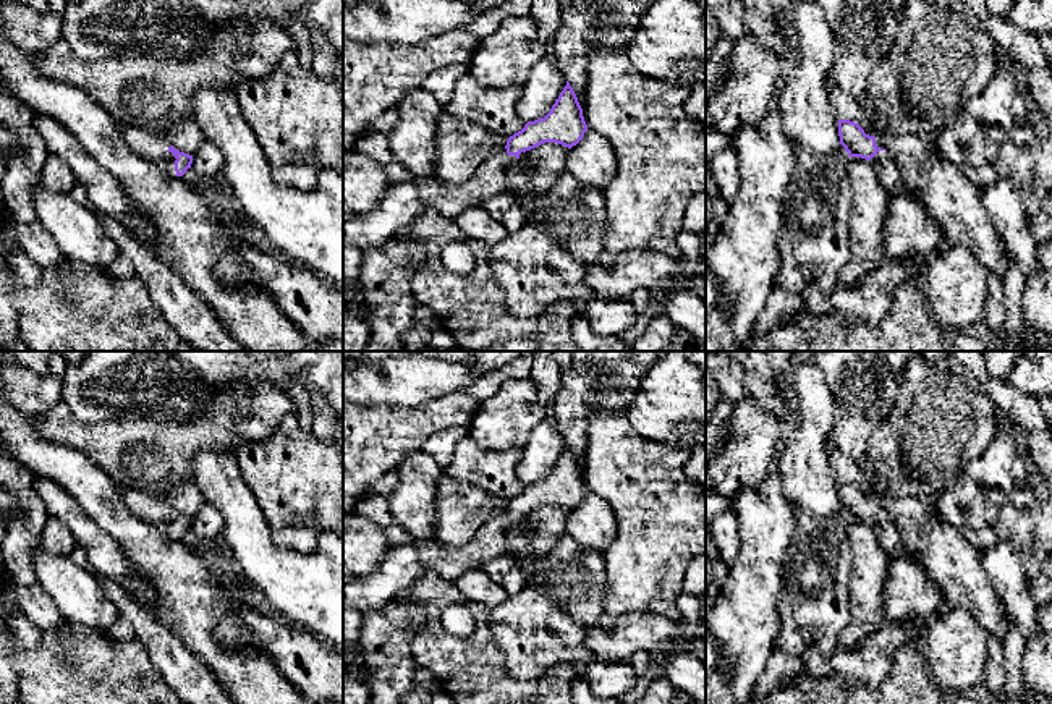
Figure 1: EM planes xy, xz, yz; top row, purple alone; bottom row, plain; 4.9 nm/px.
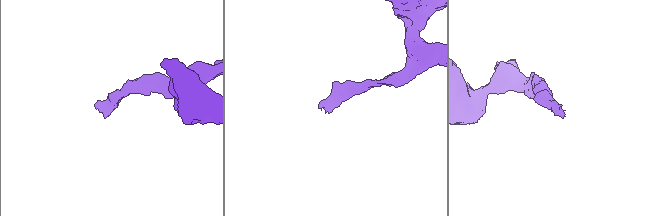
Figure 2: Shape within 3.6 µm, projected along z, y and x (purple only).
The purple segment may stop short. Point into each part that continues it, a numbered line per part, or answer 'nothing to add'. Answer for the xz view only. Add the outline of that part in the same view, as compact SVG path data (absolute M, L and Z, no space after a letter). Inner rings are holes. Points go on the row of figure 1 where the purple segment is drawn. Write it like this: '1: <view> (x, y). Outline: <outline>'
1: xz (403, 201). Outline: M500 147L461 184L440 184L431 176L413 176L403 183L392 183L374 209L354 214L343 223L343 246L361 251L380 248L426 210L455 220L464 210L507 193L508 168L518 160L529 159L529 151L521 152L516 159Z

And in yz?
1: yz (884, 164). Outline: M879 151L869 162L874 165L889 194L903 191L900 172L887 151Z

